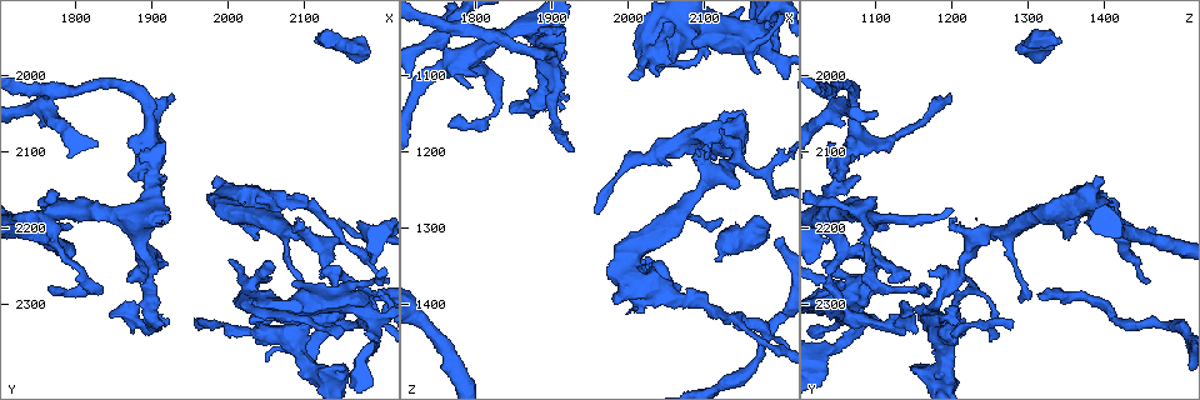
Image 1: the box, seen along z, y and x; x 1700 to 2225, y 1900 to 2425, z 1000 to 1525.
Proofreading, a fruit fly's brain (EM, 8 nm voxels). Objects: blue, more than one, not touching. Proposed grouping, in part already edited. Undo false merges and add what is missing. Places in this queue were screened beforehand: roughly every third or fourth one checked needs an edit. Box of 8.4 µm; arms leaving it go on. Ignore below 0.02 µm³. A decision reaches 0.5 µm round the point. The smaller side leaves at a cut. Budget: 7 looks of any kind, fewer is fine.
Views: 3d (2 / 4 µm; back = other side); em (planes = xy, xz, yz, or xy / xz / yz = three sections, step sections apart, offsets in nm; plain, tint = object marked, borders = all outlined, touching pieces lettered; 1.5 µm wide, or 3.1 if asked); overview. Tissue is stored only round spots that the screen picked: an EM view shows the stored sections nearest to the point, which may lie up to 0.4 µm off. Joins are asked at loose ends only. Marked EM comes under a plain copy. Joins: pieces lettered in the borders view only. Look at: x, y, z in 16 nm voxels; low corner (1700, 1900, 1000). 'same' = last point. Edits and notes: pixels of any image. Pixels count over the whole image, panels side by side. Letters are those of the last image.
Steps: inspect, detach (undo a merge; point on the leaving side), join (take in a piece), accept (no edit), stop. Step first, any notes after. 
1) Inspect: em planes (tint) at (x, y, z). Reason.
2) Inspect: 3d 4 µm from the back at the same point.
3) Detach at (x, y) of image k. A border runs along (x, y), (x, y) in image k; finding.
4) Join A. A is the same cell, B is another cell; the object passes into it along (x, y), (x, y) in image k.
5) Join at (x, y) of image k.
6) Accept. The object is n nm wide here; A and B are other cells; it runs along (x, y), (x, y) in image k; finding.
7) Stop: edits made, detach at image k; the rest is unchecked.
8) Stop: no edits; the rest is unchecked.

Inspect: em yz step 8 (borders) at (2115, 1955, 1340). Free end.

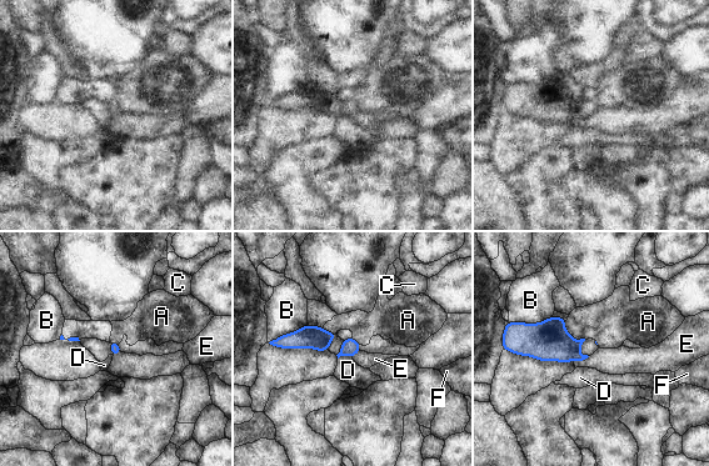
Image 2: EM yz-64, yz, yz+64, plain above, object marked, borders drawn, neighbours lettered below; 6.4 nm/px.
Accept. A, B, C, D, E and F are other cells; a border runs along (351, 356), (340, 356), (338, 359) in image 2; no lettered piece goes on from it.

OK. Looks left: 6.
Inspect: 3d 4 µm from the back at (2090, 2185, 1200). Free end.

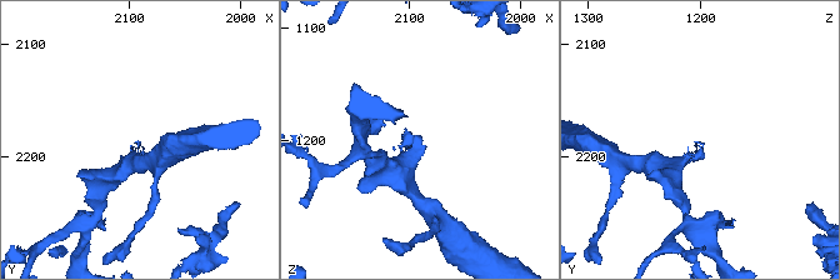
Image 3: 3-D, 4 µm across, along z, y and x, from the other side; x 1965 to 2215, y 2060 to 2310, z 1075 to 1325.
Inspect: em planes (borders) at (2090, 2184, 1198).

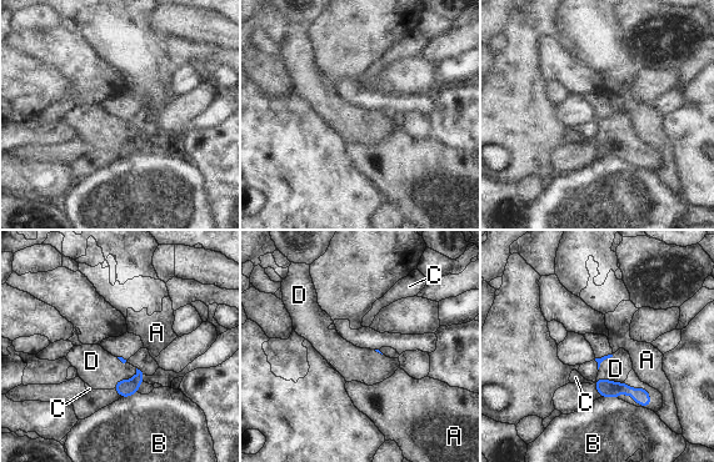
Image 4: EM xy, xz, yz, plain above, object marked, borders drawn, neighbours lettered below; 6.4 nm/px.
Join D. D is the same cell, A, B and C are other cells; the object passes into it along (125, 388), (124, 380), (100, 370) in image 4; it goes on there.

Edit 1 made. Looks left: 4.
Inspect: em planes (borders) at (2115, 2310, 1210). Branch stops here.

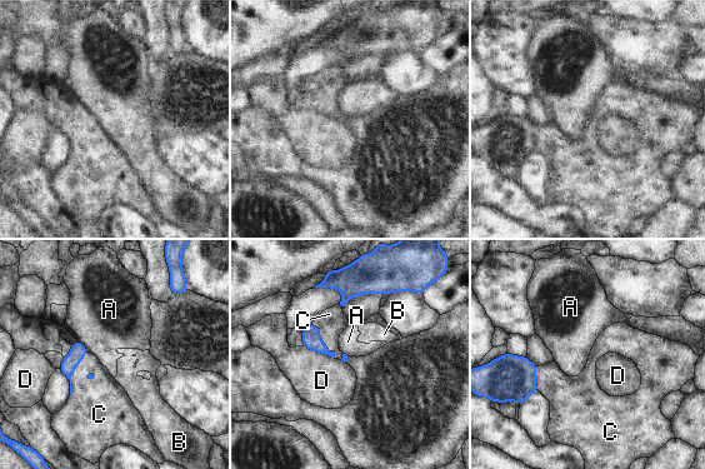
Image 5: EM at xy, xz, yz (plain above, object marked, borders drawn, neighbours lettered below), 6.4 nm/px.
Accept. A, B, C and D are other cells; a border runs along (303, 345), (334, 358) in image 5; no lettered piece goes on from it.

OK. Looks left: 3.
Stop: edits made, join at image 4; the rest is unchecked.

